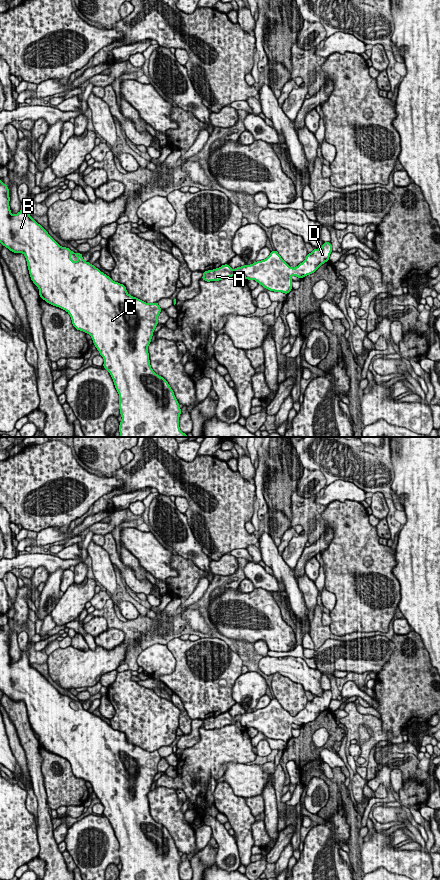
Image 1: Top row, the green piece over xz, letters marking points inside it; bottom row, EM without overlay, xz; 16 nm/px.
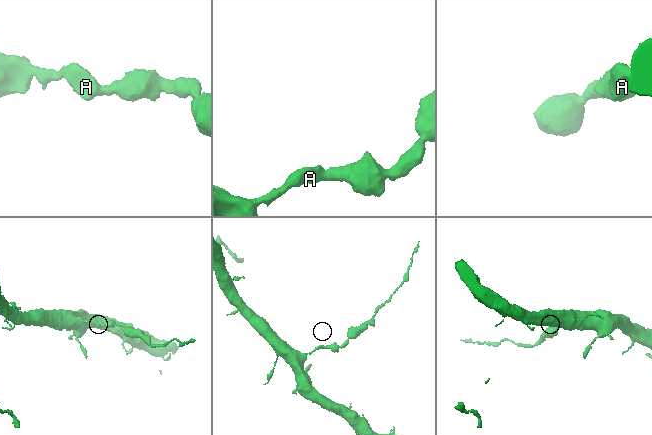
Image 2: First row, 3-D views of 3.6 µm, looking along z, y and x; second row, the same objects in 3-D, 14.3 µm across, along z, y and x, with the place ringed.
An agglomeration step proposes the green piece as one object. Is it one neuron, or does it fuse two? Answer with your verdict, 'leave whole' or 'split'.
leave whole

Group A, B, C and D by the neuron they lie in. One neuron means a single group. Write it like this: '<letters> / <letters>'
A B C D

